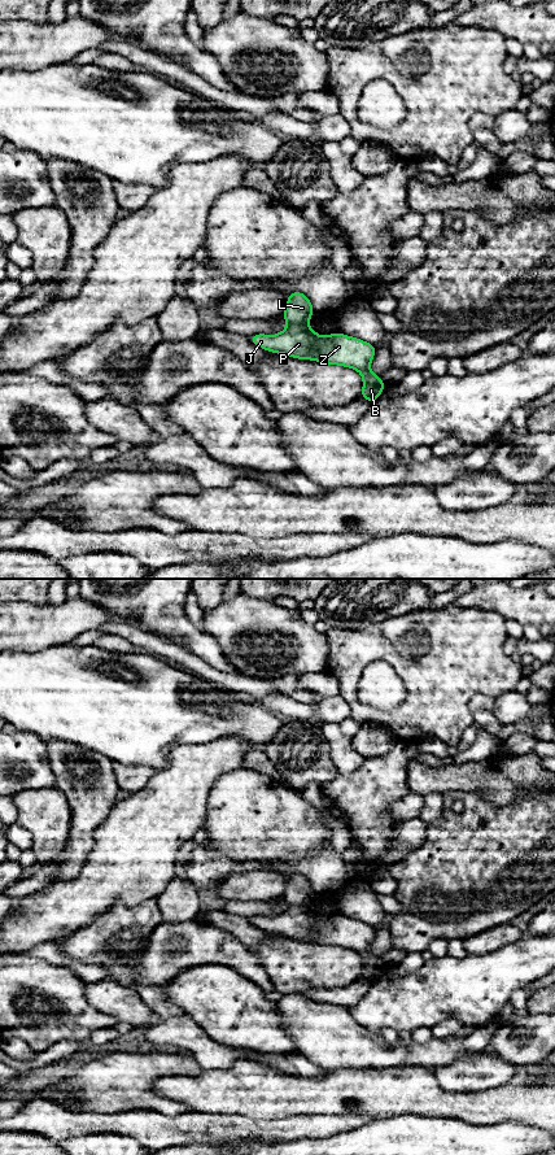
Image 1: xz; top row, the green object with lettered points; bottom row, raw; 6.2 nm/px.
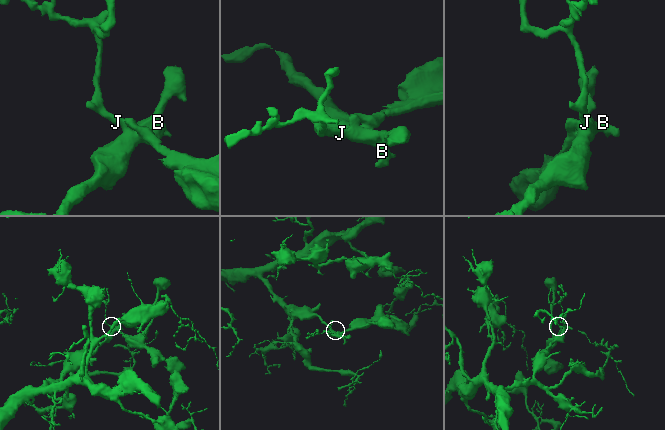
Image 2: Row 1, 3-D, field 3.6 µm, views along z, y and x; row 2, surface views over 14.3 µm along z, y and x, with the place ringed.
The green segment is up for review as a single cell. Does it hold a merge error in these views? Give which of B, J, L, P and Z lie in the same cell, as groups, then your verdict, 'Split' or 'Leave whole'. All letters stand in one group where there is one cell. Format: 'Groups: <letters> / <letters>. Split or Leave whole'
Groups: B J P Z / L. Split

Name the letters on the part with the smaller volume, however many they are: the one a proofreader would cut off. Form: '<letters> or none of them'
L

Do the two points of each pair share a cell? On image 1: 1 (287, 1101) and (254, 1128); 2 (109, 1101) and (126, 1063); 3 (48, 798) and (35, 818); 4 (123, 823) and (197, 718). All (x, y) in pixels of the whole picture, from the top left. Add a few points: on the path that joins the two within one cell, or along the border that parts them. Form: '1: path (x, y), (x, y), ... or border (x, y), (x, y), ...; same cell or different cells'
1: border (235, 1112), (258, 1119), (283, 1119), (295, 1115); different cells
2: path (109, 1092), (109, 1086), (123, 1072); same cell
3: path (48, 803), (40, 813); same cell
4: border (184, 744), (177, 744), (167, 762), (156, 770); different cells

